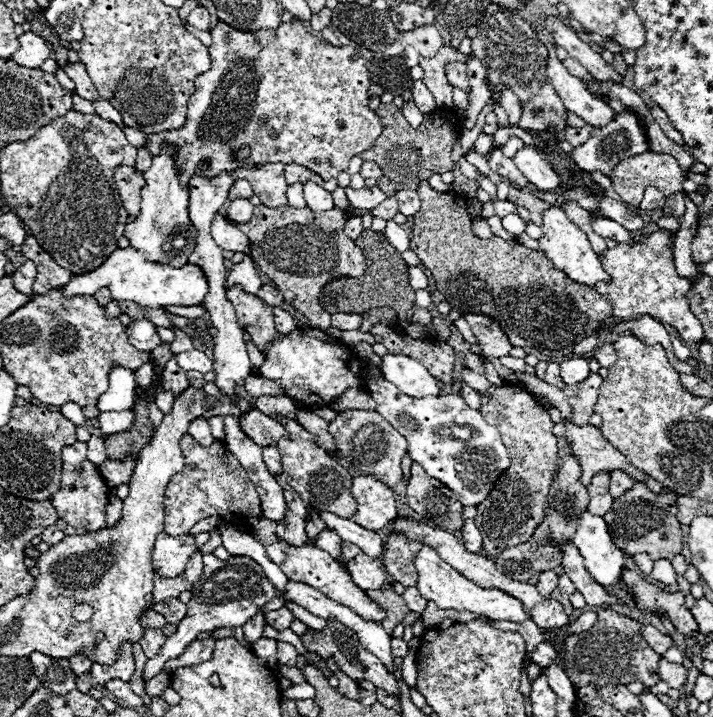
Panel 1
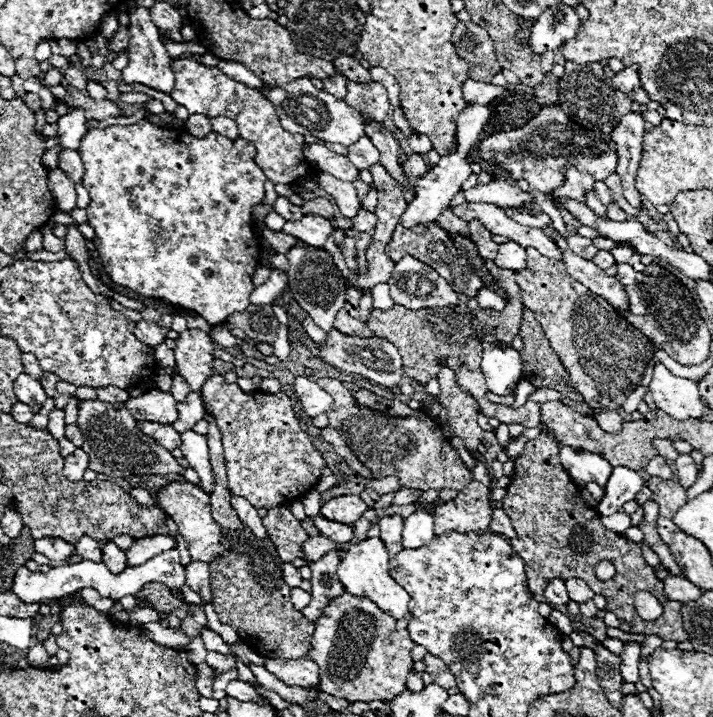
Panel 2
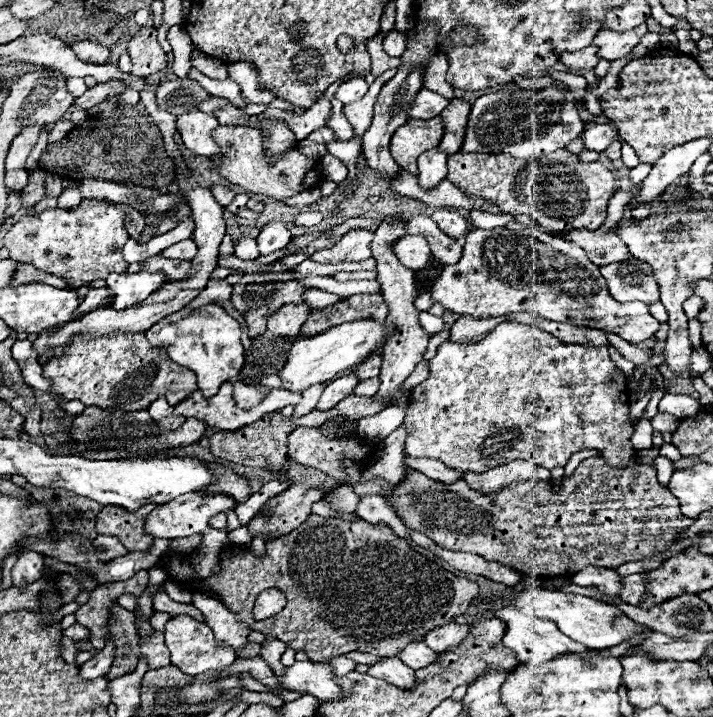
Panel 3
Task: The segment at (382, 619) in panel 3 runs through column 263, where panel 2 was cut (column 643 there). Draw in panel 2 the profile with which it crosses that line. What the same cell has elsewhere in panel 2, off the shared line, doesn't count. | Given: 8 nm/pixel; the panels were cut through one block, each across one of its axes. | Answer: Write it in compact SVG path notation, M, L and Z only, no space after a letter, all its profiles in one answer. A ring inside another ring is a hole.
M540 434L538 438L526 442L524 452L514 460L514 474L510 476L510 486L506 488L502 508L512 520L518 542L524 544L518 546L516 552L524 562L528 562L526 578L532 594L544 594L546 582L550 578L582 578L596 594L602 594L608 600L606 608L610 612L632 624L634 634L656 634L662 640L674 642L688 640L688 634L682 626L682 604L664 596L664 582L658 580L654 570L646 564L640 544L604 528L600 514L586 506L580 488L574 486L560 462L556 442L548 434ZM602 560L608 560L616 568L614 578L606 582L598 580L594 574L594 566ZM638 592L650 592L660 600L664 614L658 620L646 622L638 616L634 608L634 596Z

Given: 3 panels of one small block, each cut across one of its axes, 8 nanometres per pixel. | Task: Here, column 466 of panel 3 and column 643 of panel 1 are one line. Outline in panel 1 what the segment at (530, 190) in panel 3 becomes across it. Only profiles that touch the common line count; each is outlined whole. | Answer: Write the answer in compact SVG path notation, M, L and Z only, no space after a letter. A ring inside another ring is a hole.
M644 152L632 158L622 160L618 166L612 168L610 172L612 178L612 186L614 190L620 194L620 198L624 202L628 202L628 206L638 208L642 202L642 194L648 186L658 188L660 192L664 192L664 196L672 196L676 192L682 192L682 182L684 182L684 172L678 166L678 162L670 156L670 154L656 154L656 152Z

